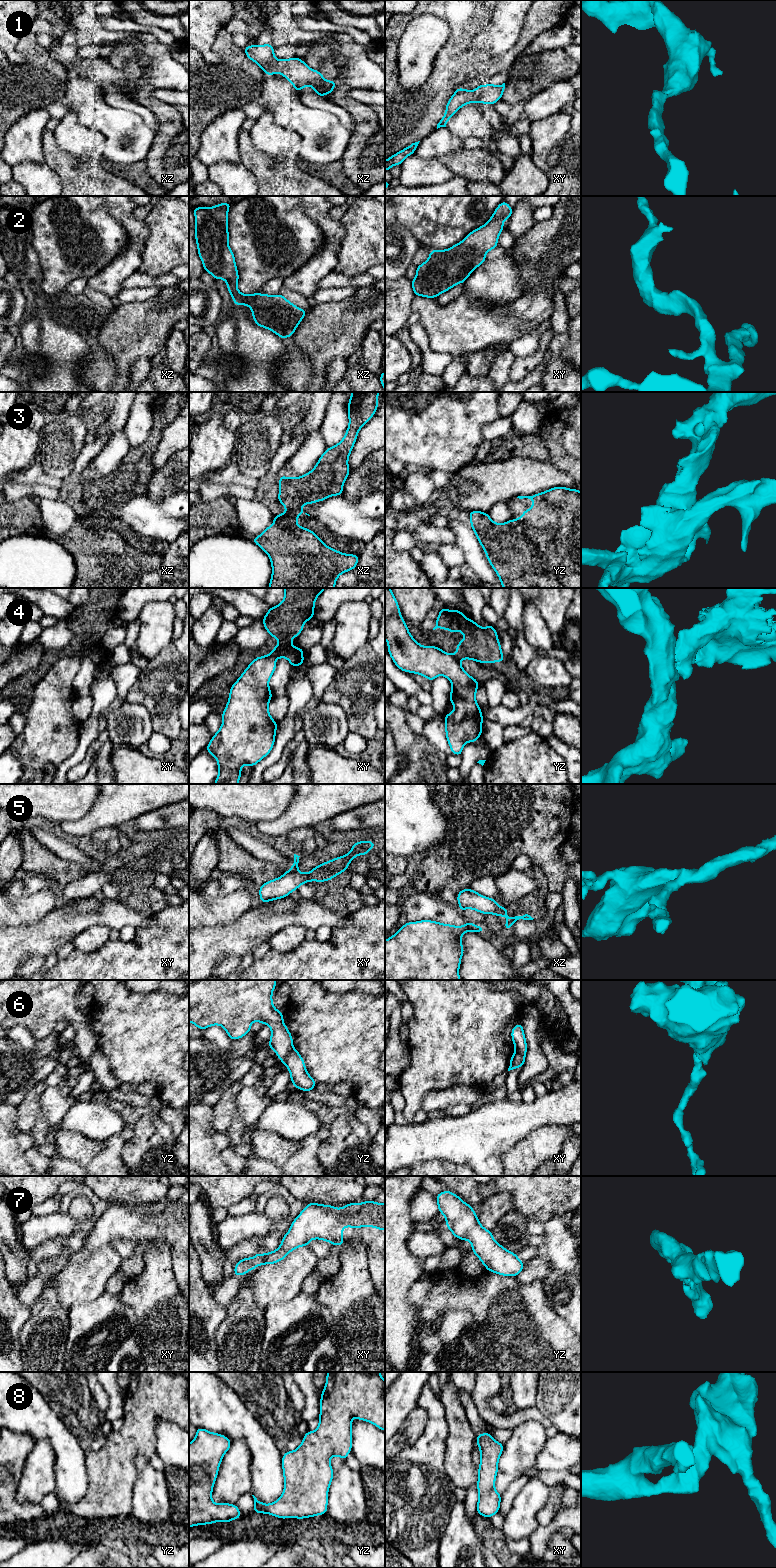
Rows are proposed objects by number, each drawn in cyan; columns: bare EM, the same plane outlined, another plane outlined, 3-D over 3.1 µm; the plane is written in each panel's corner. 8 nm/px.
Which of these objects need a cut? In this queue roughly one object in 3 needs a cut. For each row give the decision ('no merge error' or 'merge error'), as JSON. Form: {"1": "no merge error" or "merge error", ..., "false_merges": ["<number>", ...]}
{"1": "no merge error", "2": "no merge error", "3": "merge error", "4": "merge error", "5": "no merge error", "6": "merge error", "7": "no merge error", "8": "no merge error", "false_merges": ["3", "4", "6"]}

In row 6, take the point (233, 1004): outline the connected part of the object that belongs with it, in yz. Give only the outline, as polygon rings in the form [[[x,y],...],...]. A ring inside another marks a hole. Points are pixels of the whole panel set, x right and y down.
[[[189,980],[189,1022],[204,1030],[213,1025],[222,1026],[231,1040],[244,1037],[255,1021],[271,1029],[268,1046],[283,1062],[293,1048],[293,1038],[283,1021],[283,1012],[273,1006],[276,980]]]

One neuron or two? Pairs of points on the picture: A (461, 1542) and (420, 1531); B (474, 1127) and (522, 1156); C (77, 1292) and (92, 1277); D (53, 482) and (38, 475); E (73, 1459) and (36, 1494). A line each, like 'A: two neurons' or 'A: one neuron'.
A: two neurons
B: two neurons
C: one neuron
D: one neuron
E: two neurons

